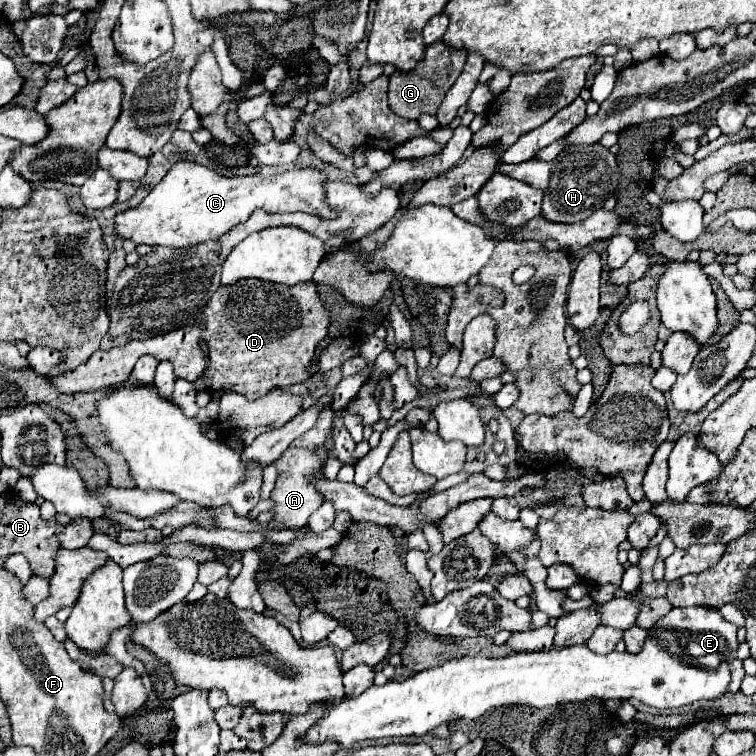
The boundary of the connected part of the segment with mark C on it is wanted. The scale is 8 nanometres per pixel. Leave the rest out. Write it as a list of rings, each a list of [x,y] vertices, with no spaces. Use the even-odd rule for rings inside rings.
[[[176,163],[168,175],[144,197],[144,201],[132,209],[126,209],[114,217],[114,229],[120,239],[132,239],[136,245],[166,245],[188,247],[204,243],[208,239],[220,239],[228,229],[244,223],[250,213],[262,207],[268,213],[304,211],[324,219],[336,217],[324,203],[324,173],[316,169],[284,171],[276,177],[222,177],[216,171],[192,163]]]

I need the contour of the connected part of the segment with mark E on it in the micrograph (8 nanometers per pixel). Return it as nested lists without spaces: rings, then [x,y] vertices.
[[[674,607],[656,627],[648,629],[648,639],[644,649],[638,655],[628,651],[618,653],[612,651],[608,655],[600,655],[590,651],[586,645],[536,651],[536,653],[512,653],[502,659],[486,659],[486,657],[460,657],[436,665],[432,669],[424,669],[406,681],[388,681],[382,687],[372,685],[356,699],[344,699],[342,703],[332,705],[324,717],[314,723],[306,731],[306,741],[310,743],[326,743],[336,741],[342,749],[352,749],[356,743],[364,739],[382,739],[382,737],[406,737],[406,735],[426,735],[434,727],[442,723],[450,723],[454,719],[478,719],[490,707],[500,705],[530,705],[530,707],[552,707],[570,701],[586,701],[586,699],[636,699],[644,705],[658,709],[680,709],[688,703],[700,699],[716,699],[726,693],[730,683],[728,665],[736,655],[736,625],[722,619],[718,609],[714,607]]]

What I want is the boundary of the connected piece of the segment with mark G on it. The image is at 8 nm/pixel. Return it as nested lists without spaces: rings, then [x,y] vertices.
[[[442,39],[428,45],[426,59],[422,59],[416,71],[410,73],[394,71],[394,75],[390,77],[390,91],[388,91],[390,109],[404,119],[418,119],[422,113],[436,115],[448,87],[452,87],[452,83],[458,79],[464,63],[466,63],[464,49],[450,49]]]

